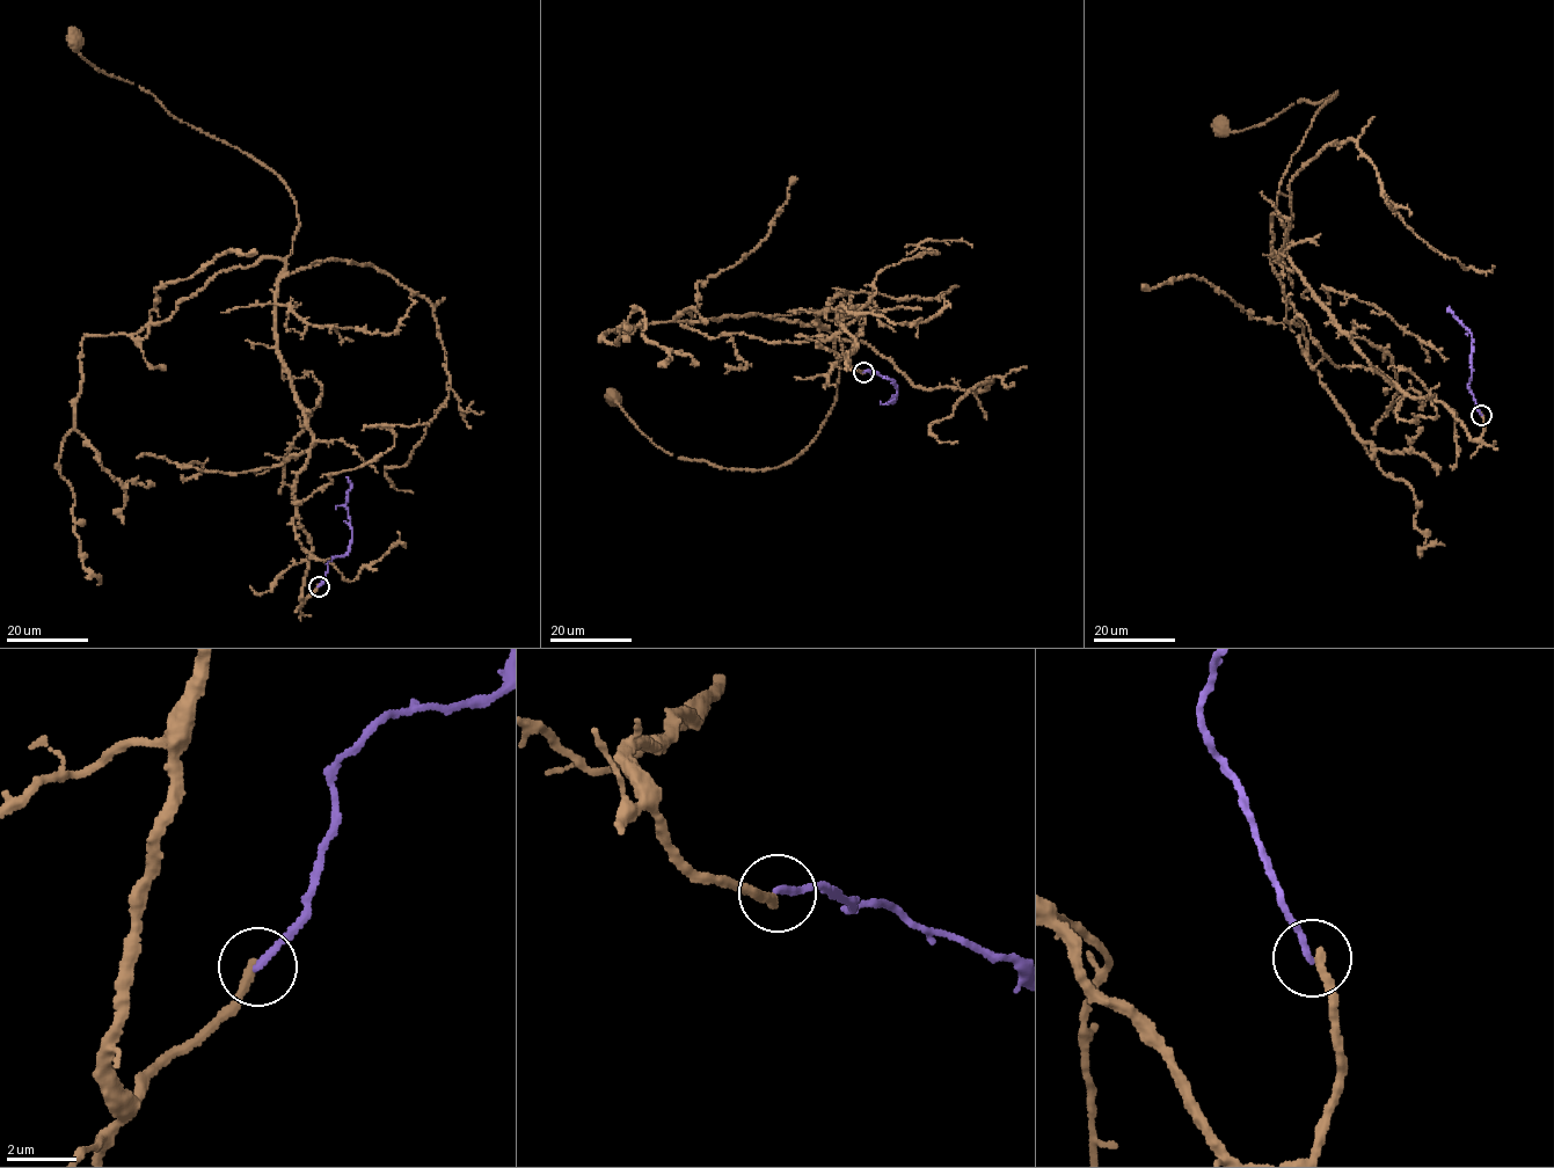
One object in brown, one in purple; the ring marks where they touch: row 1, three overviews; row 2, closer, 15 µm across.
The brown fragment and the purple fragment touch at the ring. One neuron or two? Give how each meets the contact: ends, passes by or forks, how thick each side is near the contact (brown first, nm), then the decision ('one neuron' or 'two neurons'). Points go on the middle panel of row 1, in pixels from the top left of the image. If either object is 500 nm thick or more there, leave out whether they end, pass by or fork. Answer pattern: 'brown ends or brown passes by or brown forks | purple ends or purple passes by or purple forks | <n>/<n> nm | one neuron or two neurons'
brown ends | purple ends | 280/180 nm | two neurons

